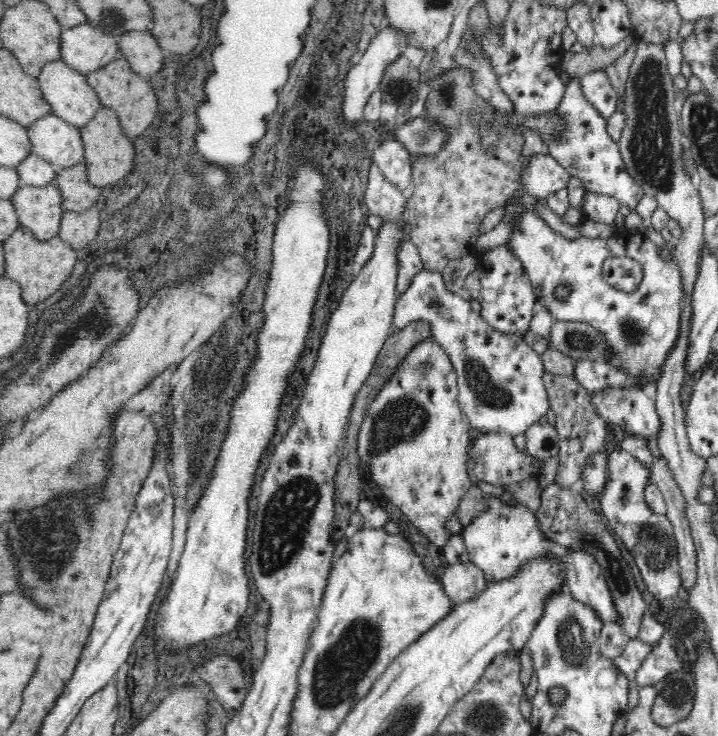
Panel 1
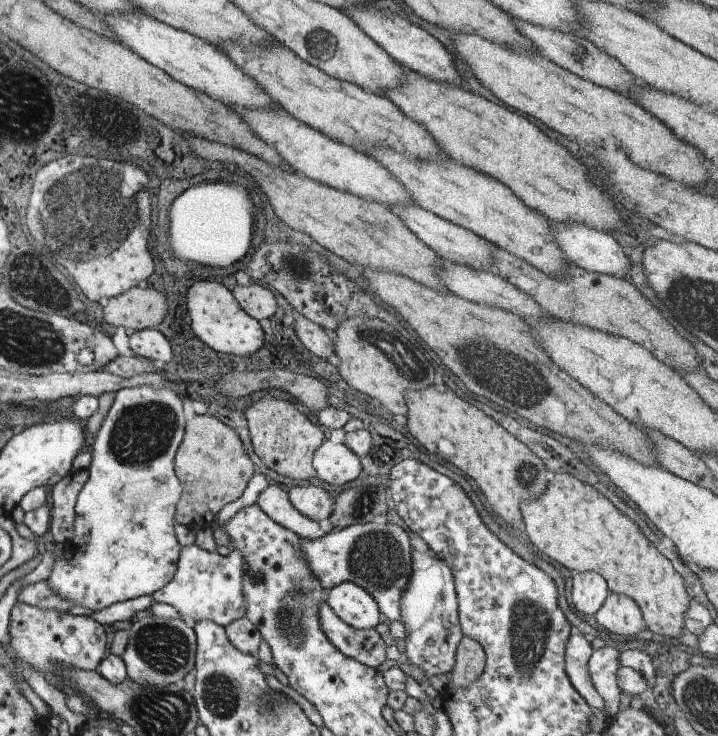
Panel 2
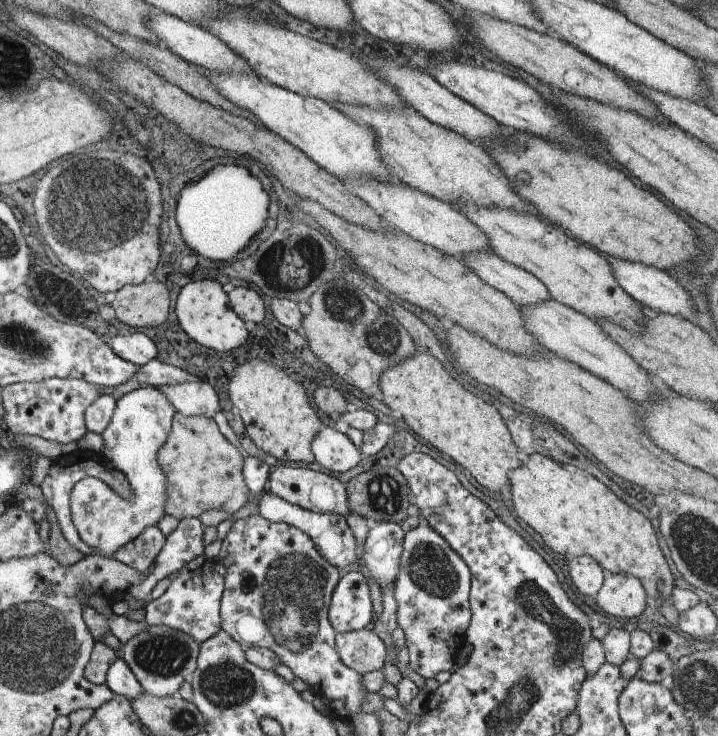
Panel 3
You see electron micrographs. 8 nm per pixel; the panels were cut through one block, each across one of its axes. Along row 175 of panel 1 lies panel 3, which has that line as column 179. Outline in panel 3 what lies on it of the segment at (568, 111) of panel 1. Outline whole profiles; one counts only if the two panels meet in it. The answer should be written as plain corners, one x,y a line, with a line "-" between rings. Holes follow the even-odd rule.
205,554
194,558
174,573
168,590
157,599
151,599
146,606
148,625
169,626
193,636
201,645
221,629
220,604
226,582
226,566
219,558
210,558

